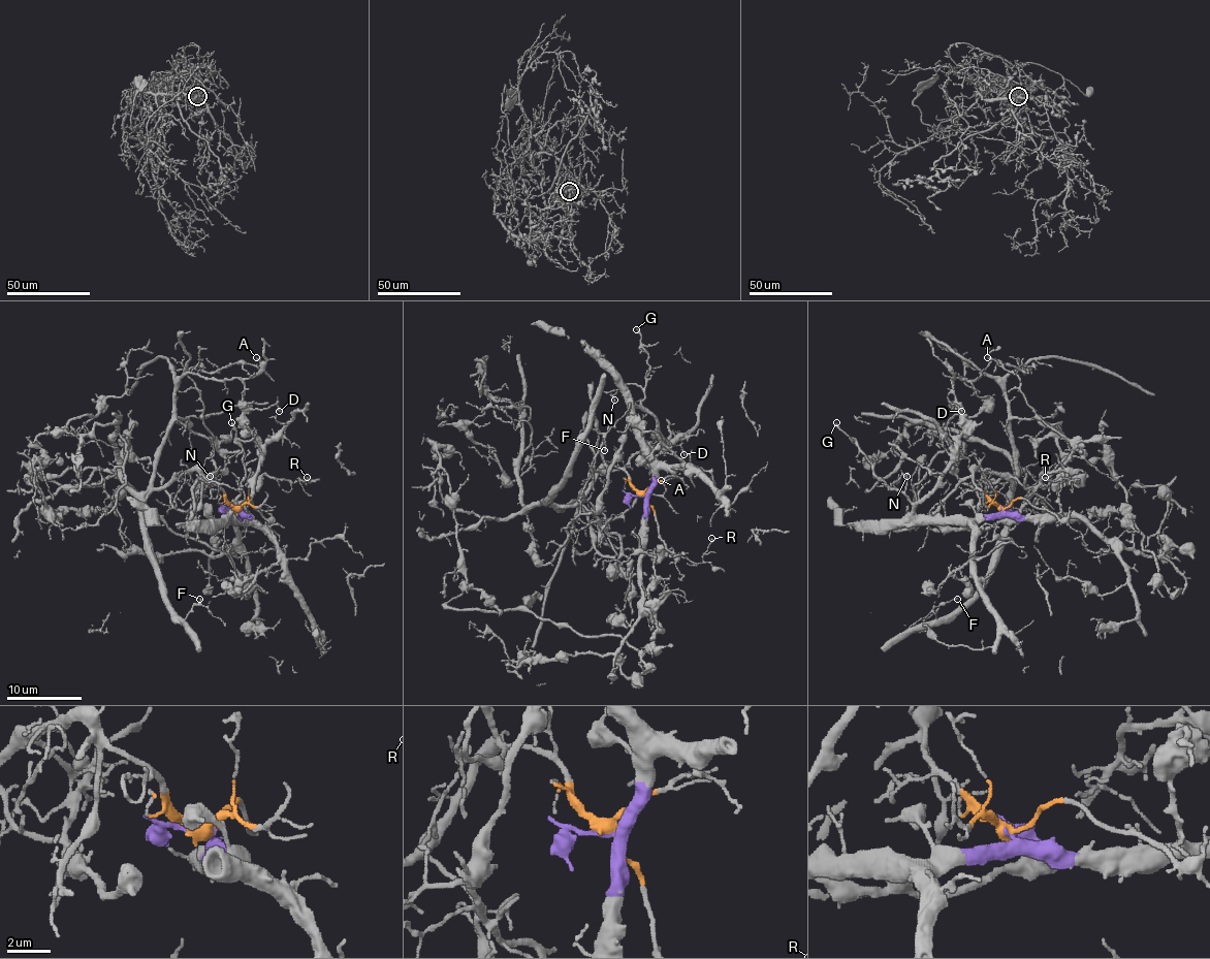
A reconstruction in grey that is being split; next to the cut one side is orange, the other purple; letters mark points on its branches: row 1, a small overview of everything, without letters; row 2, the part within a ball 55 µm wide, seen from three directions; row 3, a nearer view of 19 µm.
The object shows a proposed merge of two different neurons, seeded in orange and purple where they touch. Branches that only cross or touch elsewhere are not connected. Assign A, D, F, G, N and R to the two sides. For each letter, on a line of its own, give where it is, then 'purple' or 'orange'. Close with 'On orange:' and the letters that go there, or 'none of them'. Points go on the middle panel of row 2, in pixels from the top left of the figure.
A: at (661, 480); orange
D: at (683, 454); purple
F: at (604, 450); orange
G: at (636, 329); purple
N: at (614, 400); purple
R: at (711, 538); purple
On orange: A, F

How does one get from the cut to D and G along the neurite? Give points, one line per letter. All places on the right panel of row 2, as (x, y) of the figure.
D: (1002, 508), (988, 517), (915, 514), (915, 507), (933, 487), (961, 434), (961, 415), (952, 406), (961, 411)
G: (1002, 508), (988, 517), (919, 517), (913, 505), (903, 496), (891, 489), (873, 473), (873, 466), (836, 422)

